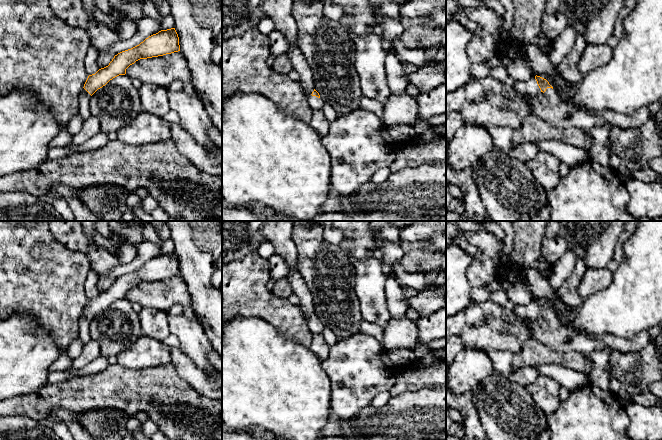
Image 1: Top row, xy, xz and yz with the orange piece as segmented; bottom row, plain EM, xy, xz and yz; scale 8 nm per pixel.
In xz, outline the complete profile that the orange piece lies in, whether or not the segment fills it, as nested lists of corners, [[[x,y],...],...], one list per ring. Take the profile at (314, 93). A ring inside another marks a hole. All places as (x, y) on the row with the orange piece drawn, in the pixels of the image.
[[[266,0],[262,3],[262,10],[274,24],[275,29],[283,33],[291,44],[287,55],[293,69],[299,73],[299,83],[307,97],[312,110],[322,109],[324,102],[315,90],[313,70],[307,63],[297,45],[298,28],[292,14],[293,0]]]

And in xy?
[[[175,28],[161,30],[146,38],[139,45],[114,56],[108,66],[89,75],[79,97],[78,115],[82,120],[91,116],[89,102],[91,96],[110,80],[125,75],[126,69],[140,59],[163,56],[180,51],[179,37]]]

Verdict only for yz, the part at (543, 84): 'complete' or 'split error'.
split error

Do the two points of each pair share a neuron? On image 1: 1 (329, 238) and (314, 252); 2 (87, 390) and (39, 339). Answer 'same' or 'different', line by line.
1: different
2: different

